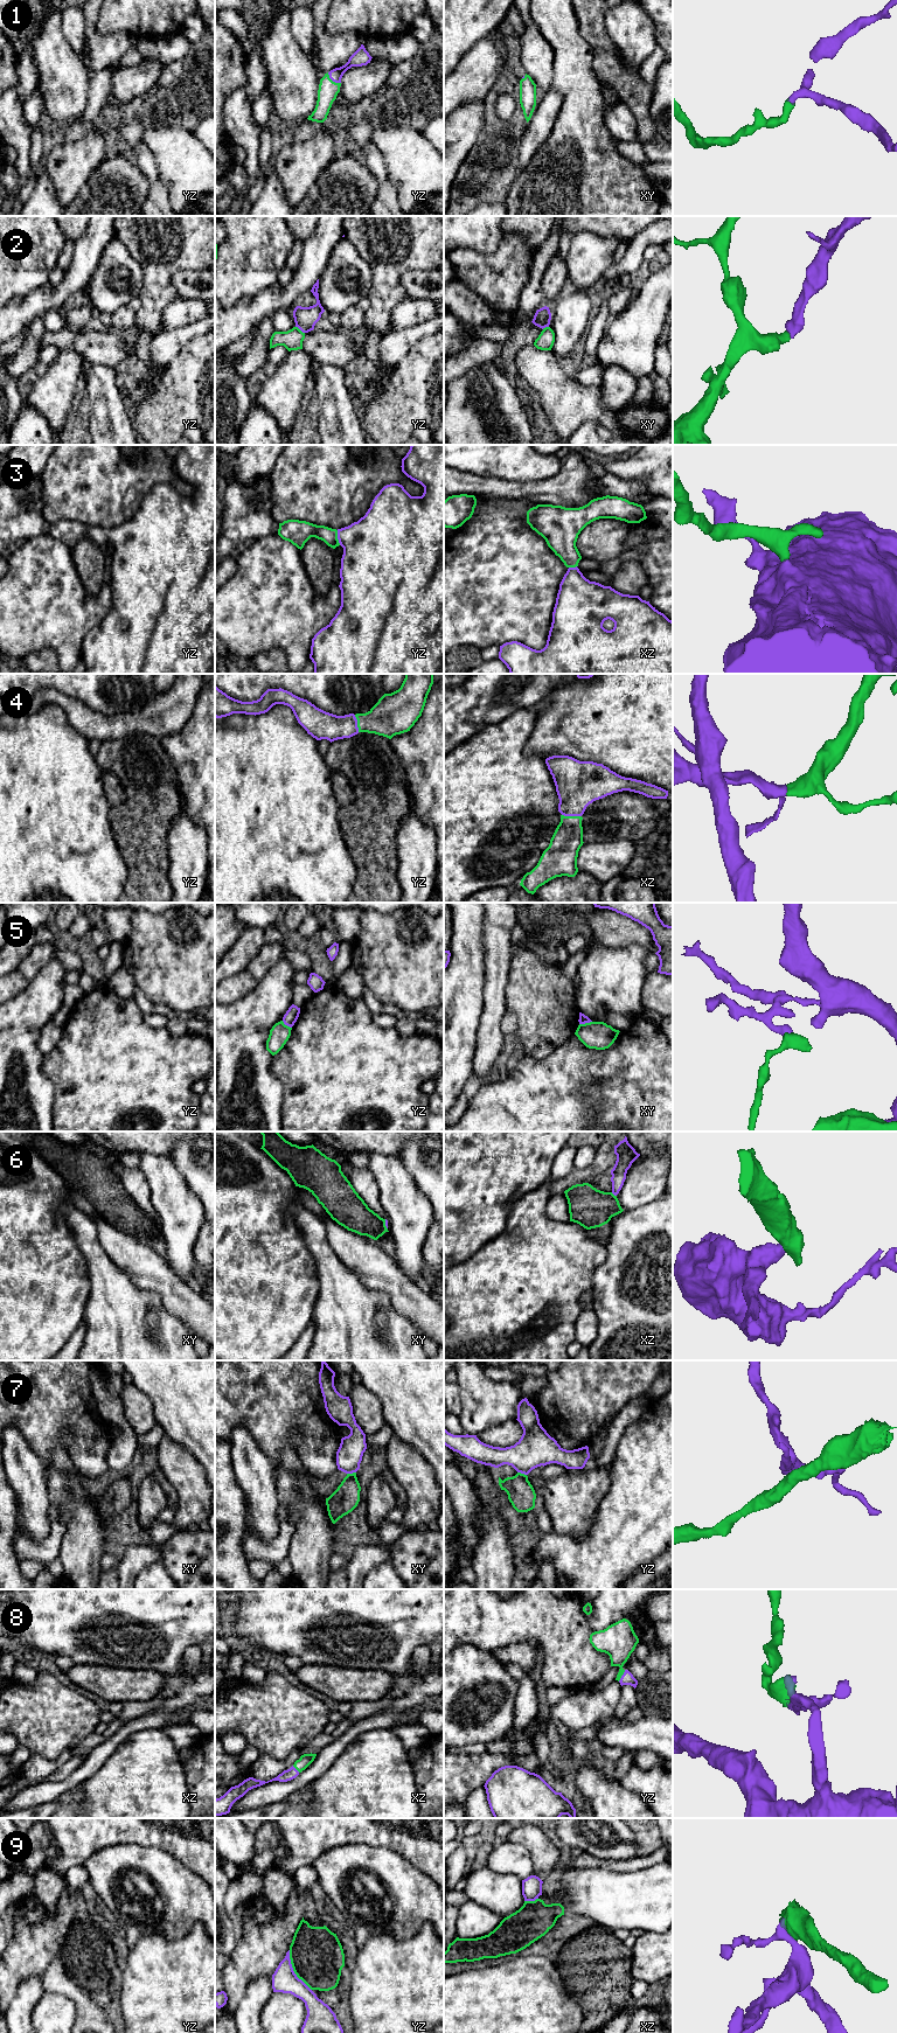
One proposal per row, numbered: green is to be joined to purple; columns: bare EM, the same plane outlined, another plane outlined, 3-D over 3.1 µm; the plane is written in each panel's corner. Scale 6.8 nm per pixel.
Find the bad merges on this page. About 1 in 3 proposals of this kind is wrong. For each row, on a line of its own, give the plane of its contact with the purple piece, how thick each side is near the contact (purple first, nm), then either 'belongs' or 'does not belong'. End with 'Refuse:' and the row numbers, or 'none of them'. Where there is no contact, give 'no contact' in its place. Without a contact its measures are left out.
1: meets purple in yz; 110 nm thick on the purple side, 140 nm on the other; belongs
2: meets purple in yz; 160 nm thick on the purple side, 140 nm on the other; does not belong
3: meets purple in yz; 420 nm thick on the purple side, 140 nm on the other; belongs
4: meets purple in xz; 320 nm thick on the purple side, 200 nm on the other; belongs
5: meets purple in xy; 60 nm thick on the purple side, 190 nm on the other; does not belong
6: meets purple in xz; 110 nm thick on the purple side, 280 nm on the other; does not belong
7: meets purple in xy; 180 nm thick on the purple side, 180 nm on the other; does not belong
8: meets purple in yz; 90 nm thick on the purple side, 240 nm on the other; belongs
9: meets purple in yz; 170 nm thick on the purple side, 360 nm on the other; does not belong
Refuse: 2, 5, 6, 7, 9

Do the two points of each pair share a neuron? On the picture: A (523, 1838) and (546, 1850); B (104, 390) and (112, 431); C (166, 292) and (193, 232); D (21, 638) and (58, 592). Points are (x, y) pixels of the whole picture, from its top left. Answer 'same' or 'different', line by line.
A: same
B: same
C: same
D: same

